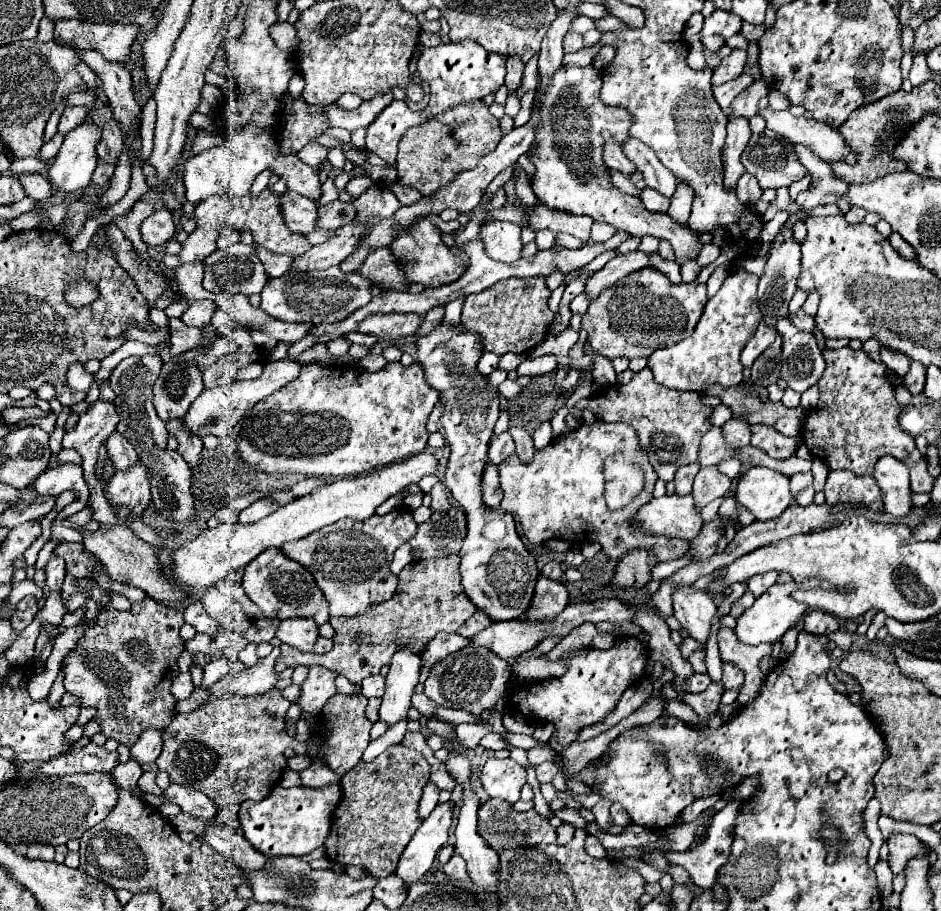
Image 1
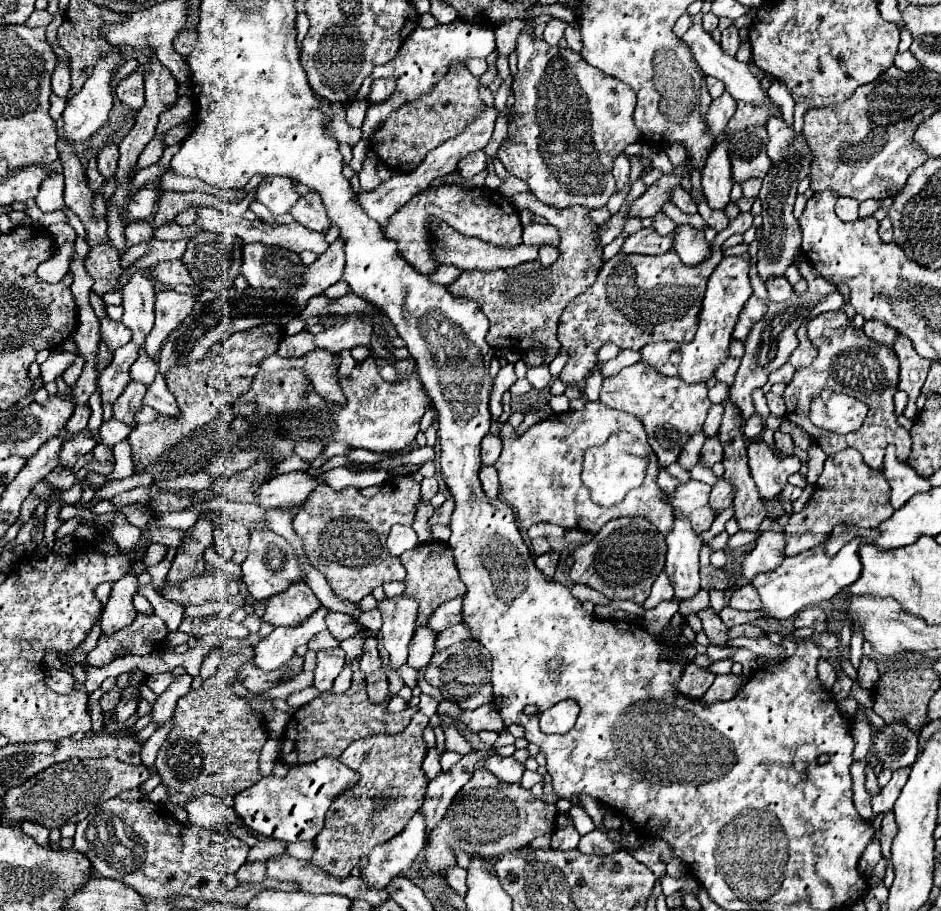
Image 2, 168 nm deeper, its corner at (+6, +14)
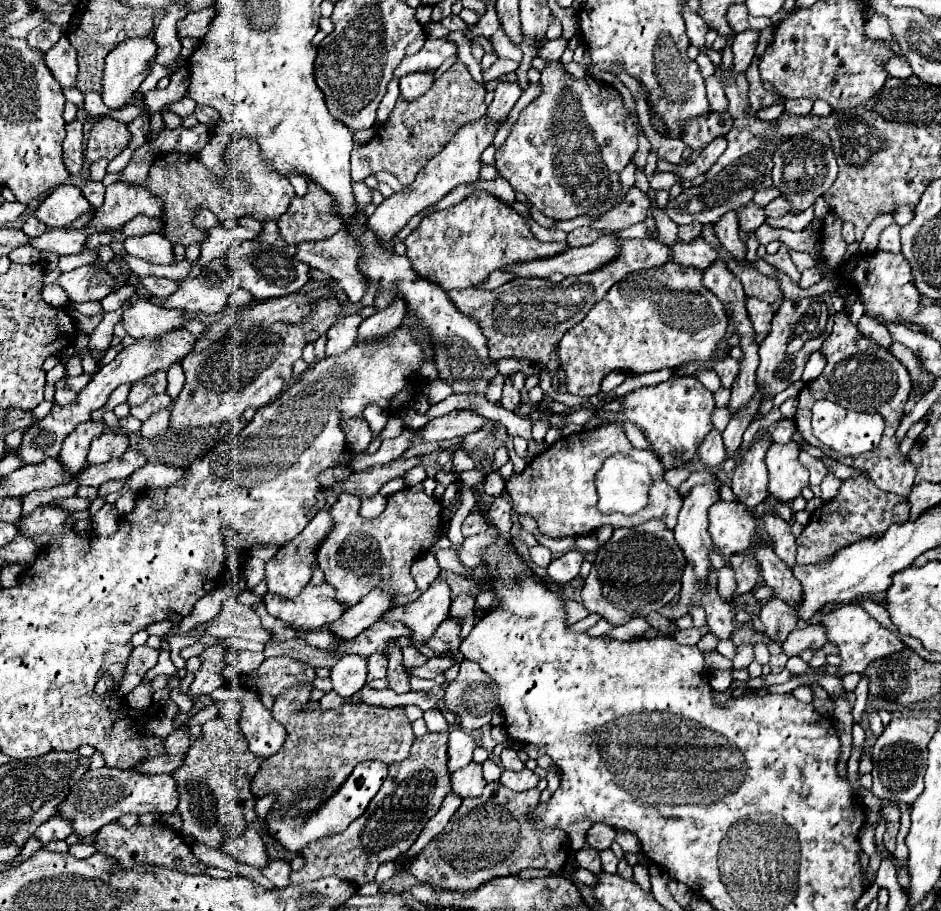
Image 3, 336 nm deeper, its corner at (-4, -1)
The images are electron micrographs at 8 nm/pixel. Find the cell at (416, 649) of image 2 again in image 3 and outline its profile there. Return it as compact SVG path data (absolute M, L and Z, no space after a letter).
M402 648L402 654L404 654L404 666L406 668L416 668L416 666L422 666L428 662L428 656L424 656L422 652L412 652L412 648Z

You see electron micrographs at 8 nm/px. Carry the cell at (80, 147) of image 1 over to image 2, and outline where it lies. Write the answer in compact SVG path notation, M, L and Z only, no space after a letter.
M110 45L108 53L104 53L96 65L94 65L94 71L92 75L86 79L84 87L80 93L76 93L66 109L64 109L64 137L70 141L70 143L84 143L86 139L90 139L106 121L108 121L108 111L112 109L112 77L114 77L114 71L118 69L118 65L122 63L122 49L114 49L114 45Z

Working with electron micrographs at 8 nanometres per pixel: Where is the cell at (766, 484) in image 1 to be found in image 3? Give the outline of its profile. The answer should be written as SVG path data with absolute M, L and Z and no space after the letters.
M796 442L772 444L766 452L766 466L770 474L768 494L782 502L792 502L800 496L800 490L808 486L808 470L798 464L798 452L800 446Z

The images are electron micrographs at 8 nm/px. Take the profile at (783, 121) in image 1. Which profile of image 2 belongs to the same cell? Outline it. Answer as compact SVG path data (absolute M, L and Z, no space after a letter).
M702 13L692 15L692 25L690 25L690 29L684 33L682 41L686 41L686 43L690 45L690 49L692 49L692 53L694 53L694 59L696 59L696 63L700 65L700 69L704 71L704 75L710 75L710 77L720 79L720 81L726 85L726 91L728 91L736 101L746 101L746 103L756 103L756 105L758 105L758 103L762 103L762 101L768 97L768 95L760 89L758 79L750 73L748 63L740 63L740 61L736 61L734 57L726 55L726 53L720 49L720 45L710 37L710 33L706 33L706 31L702 29Z

